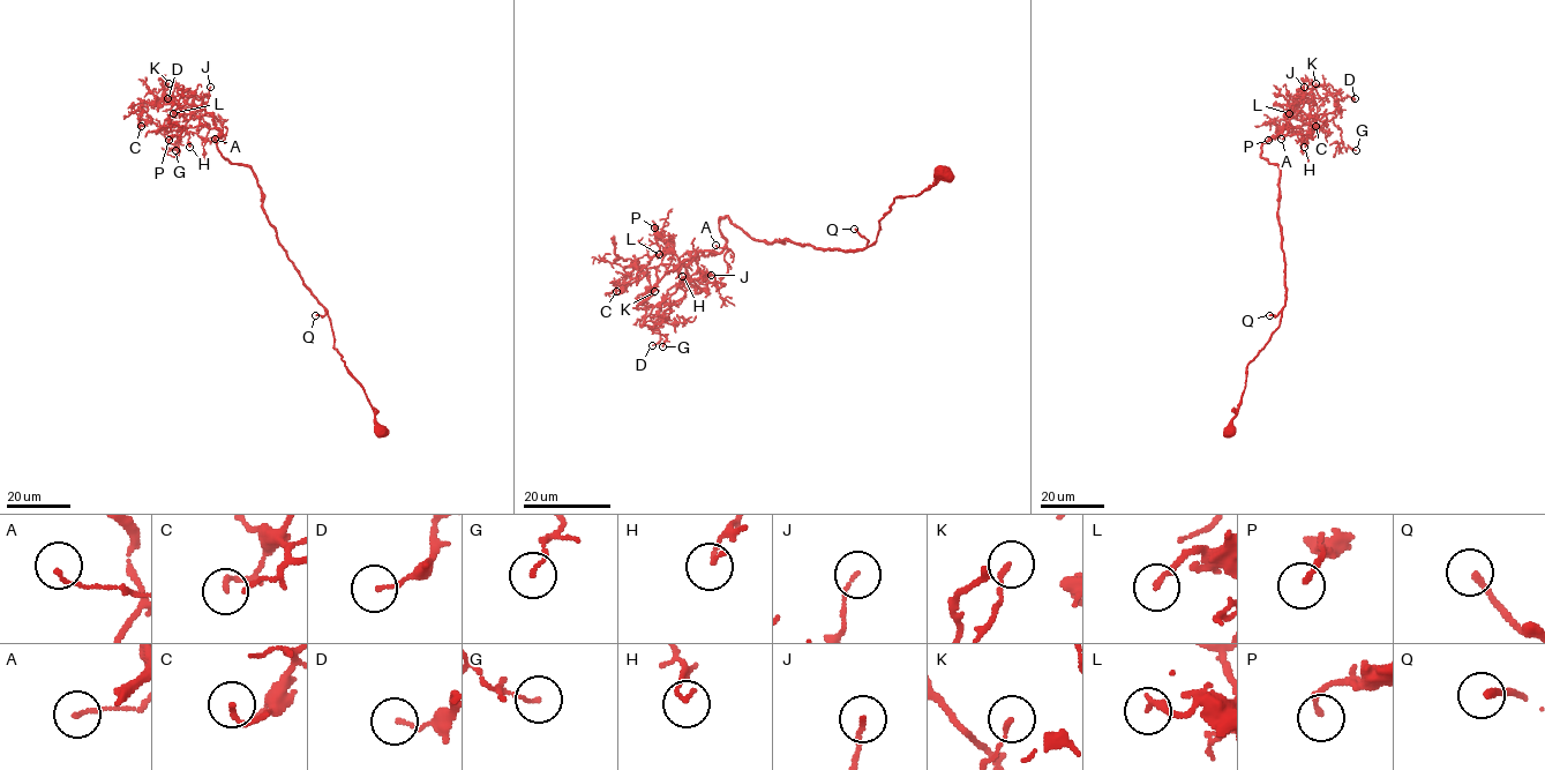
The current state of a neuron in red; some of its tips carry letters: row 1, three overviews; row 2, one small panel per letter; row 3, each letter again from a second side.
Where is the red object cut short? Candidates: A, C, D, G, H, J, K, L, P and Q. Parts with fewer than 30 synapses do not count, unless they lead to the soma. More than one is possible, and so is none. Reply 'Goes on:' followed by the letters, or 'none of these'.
Goes on: Q

